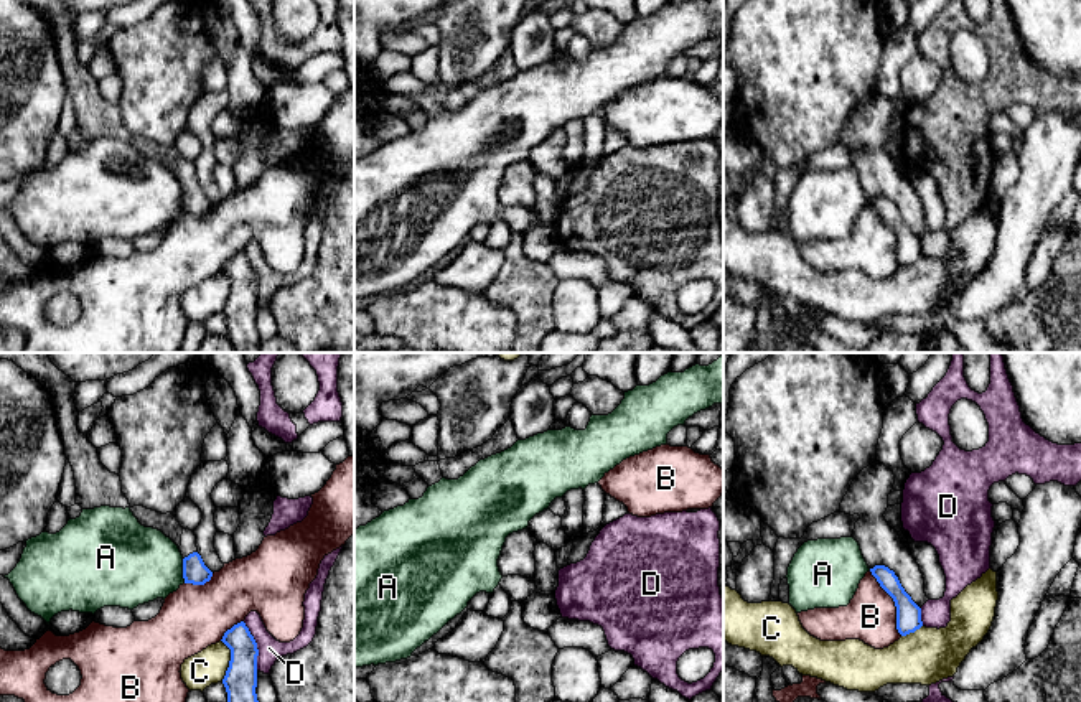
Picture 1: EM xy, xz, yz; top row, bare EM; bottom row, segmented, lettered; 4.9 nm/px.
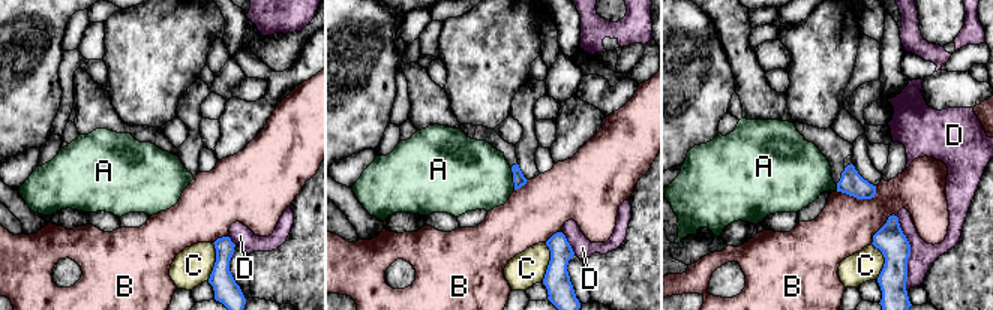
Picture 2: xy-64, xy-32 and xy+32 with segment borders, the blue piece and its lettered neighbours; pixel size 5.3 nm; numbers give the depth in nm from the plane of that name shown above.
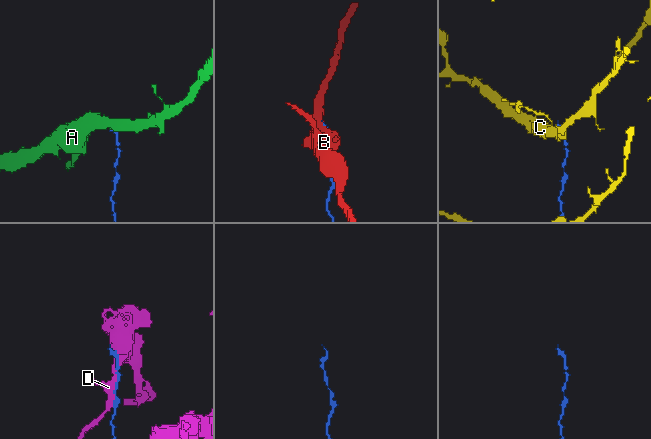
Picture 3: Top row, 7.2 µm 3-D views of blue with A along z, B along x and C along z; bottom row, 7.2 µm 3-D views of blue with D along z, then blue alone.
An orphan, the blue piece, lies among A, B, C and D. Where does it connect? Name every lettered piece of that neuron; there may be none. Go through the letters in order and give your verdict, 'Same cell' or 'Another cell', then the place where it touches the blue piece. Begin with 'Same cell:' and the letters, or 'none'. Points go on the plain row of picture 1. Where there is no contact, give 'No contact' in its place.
Same cell: none
A: Another cell. Touches blue at xy (183, 201)
B: Another cell. Touches blue at yz (895, 234)
C: Another cell. Touches blue at xy (229, 292)
D: Another cell. Touches blue at xy (256, 277)

